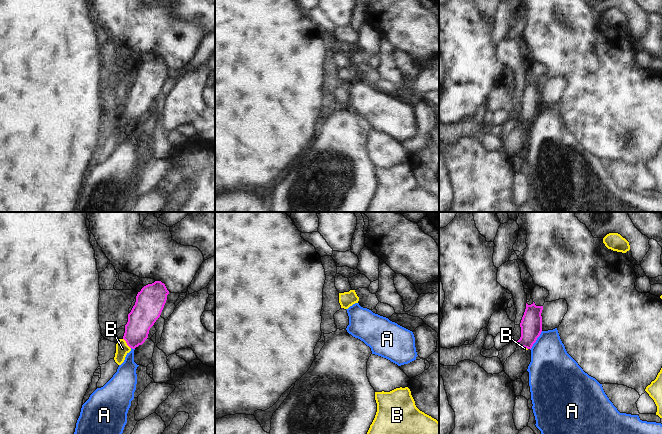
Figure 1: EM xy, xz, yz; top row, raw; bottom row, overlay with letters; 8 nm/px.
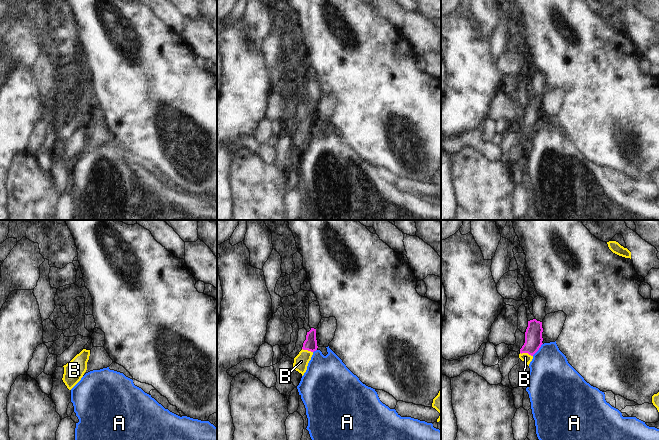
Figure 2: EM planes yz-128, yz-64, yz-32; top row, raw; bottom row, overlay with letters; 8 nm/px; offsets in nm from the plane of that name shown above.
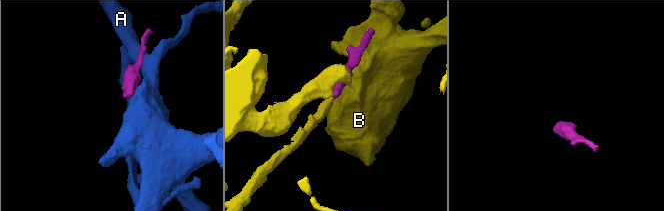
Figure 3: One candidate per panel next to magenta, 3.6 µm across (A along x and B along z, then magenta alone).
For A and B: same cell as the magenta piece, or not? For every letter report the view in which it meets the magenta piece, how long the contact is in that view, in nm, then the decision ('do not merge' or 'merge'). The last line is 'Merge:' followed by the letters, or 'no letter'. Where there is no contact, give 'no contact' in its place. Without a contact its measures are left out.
A: contact in yz; length 180 nm; do not merge
B: contact in xy; length 110 nm; merge
Merge: B

